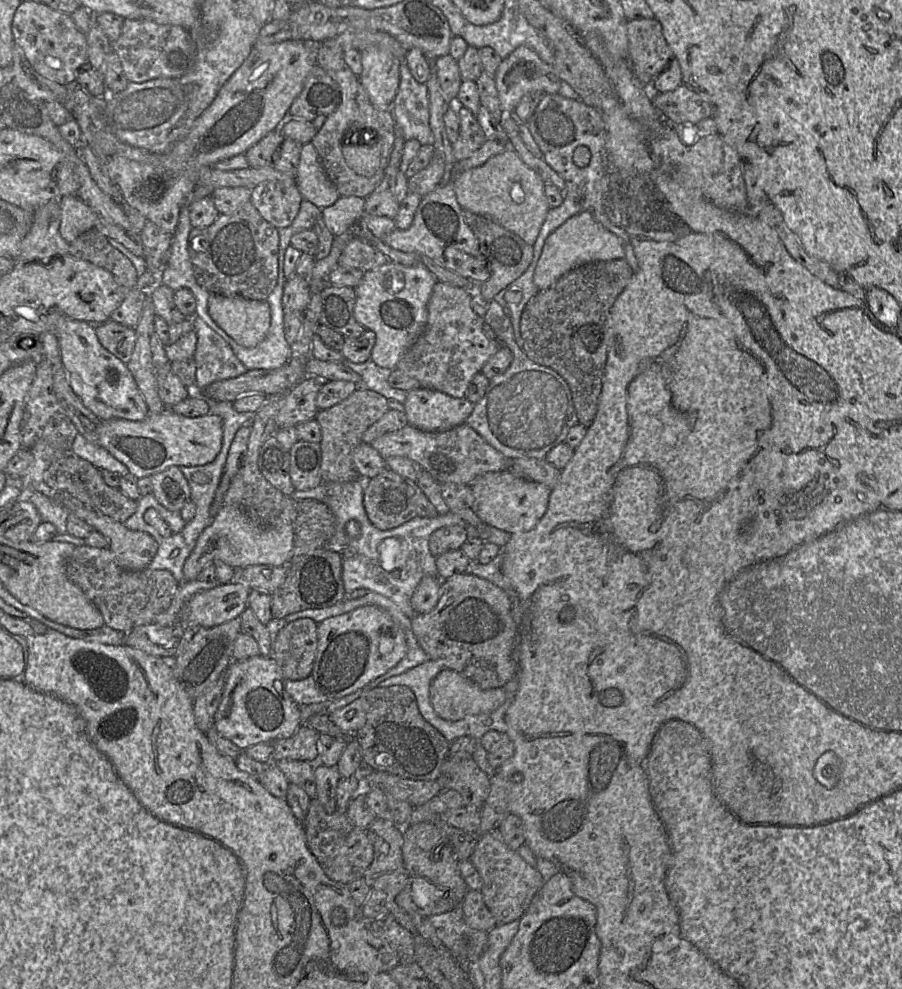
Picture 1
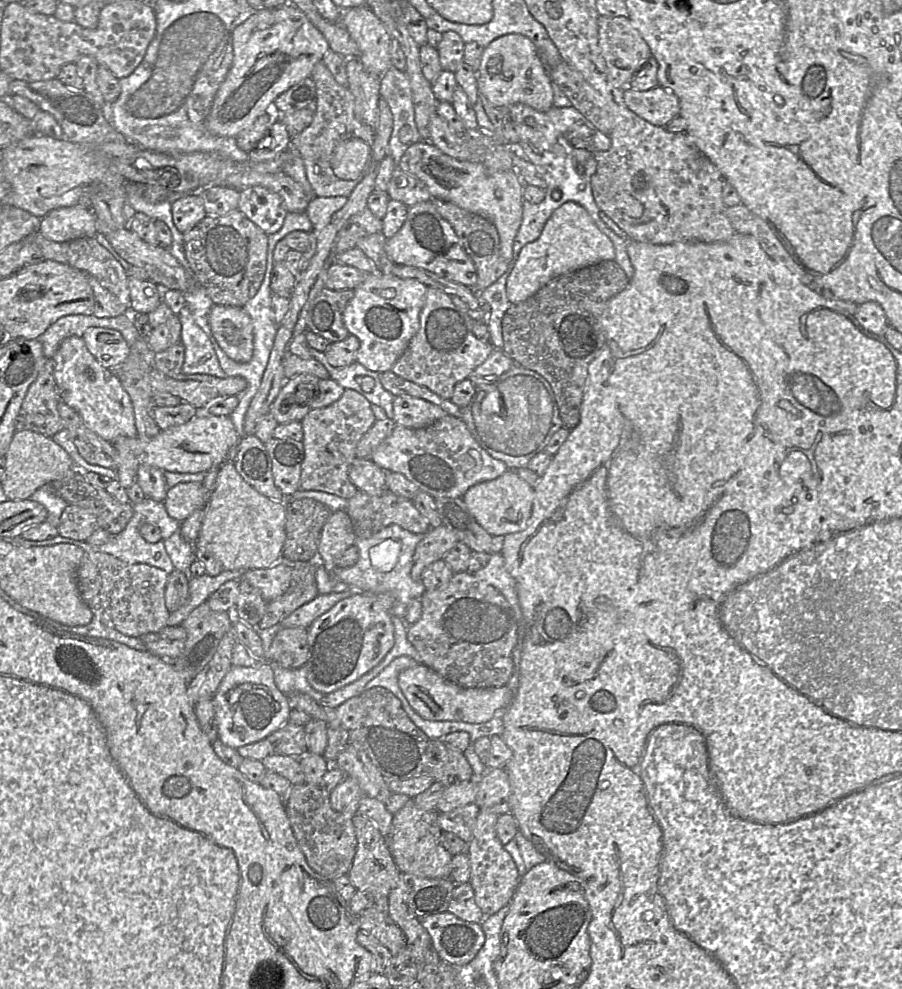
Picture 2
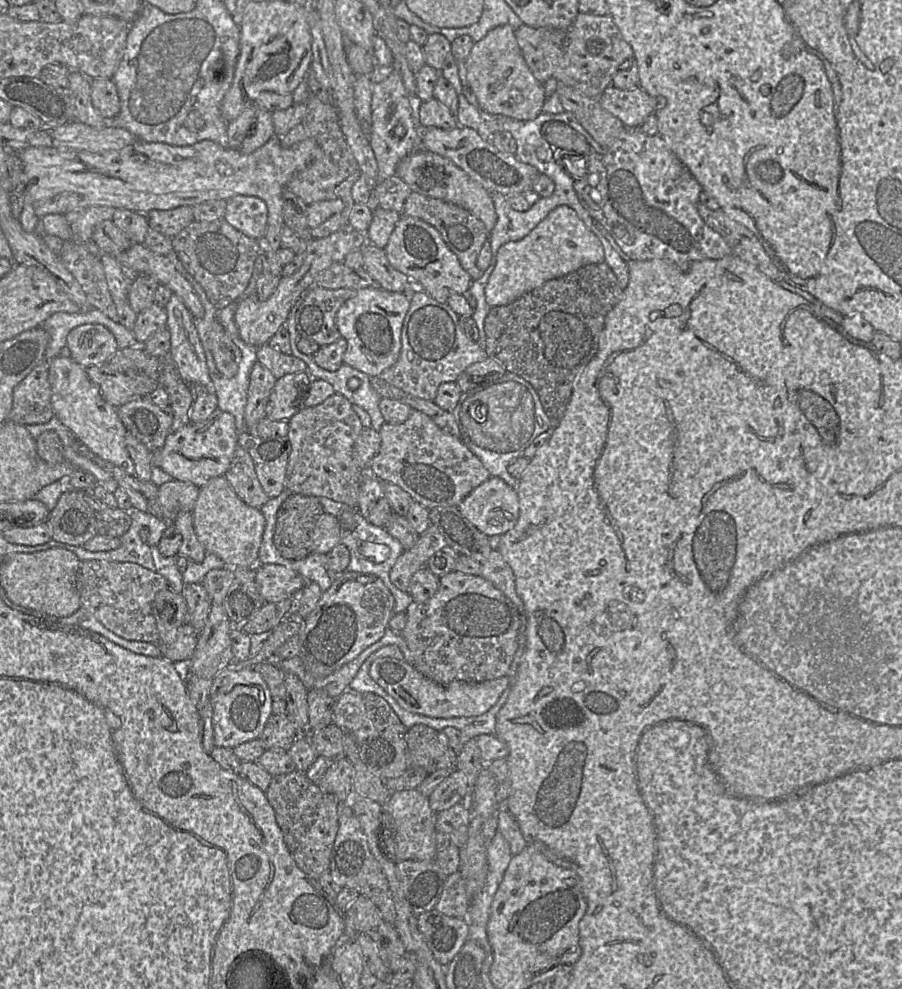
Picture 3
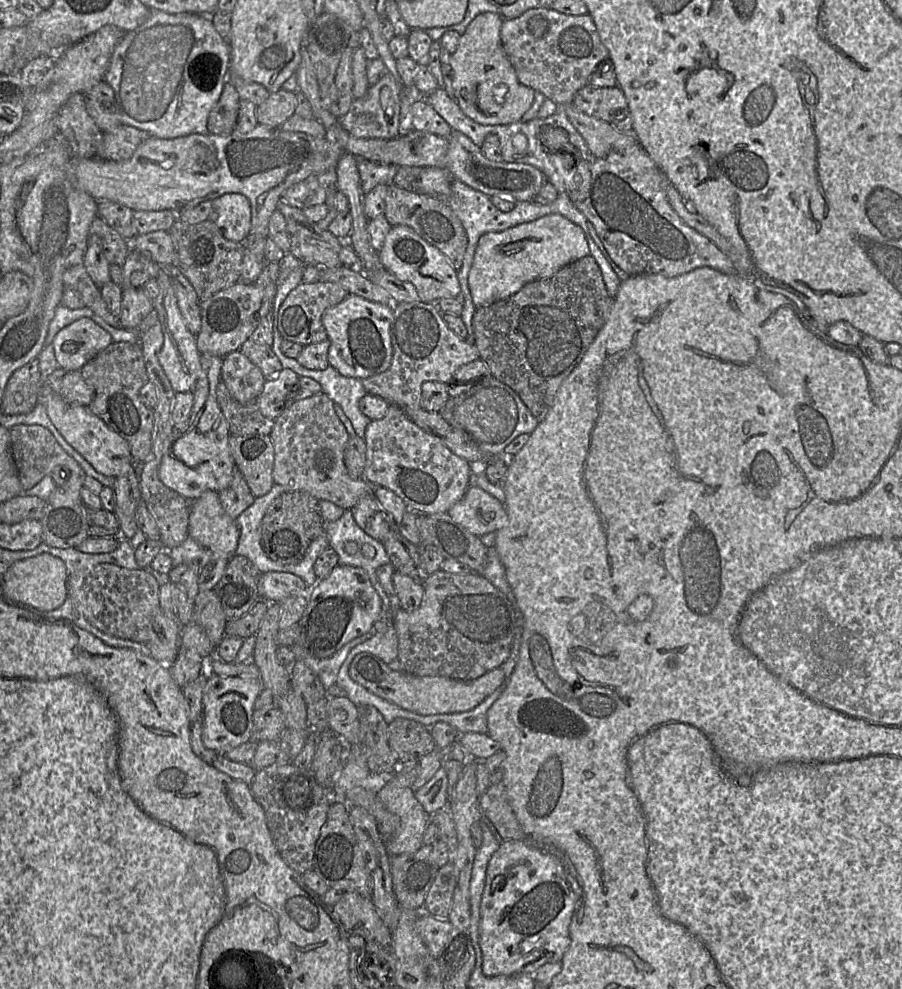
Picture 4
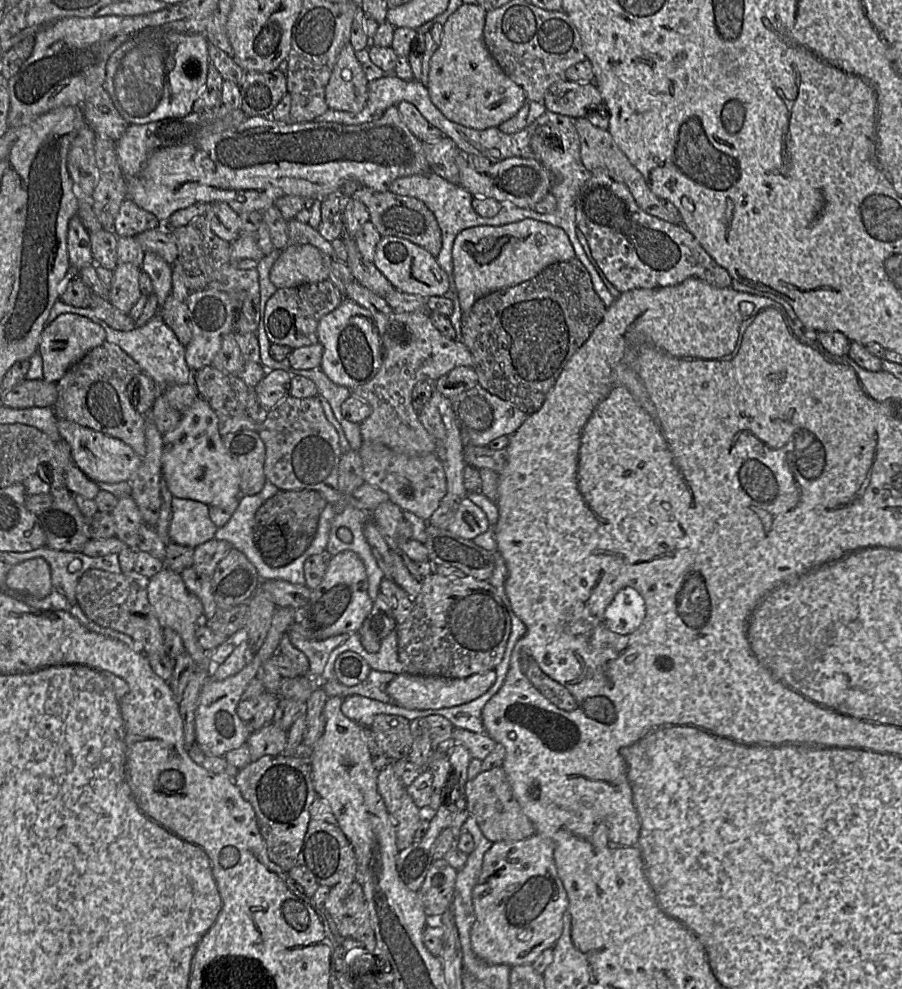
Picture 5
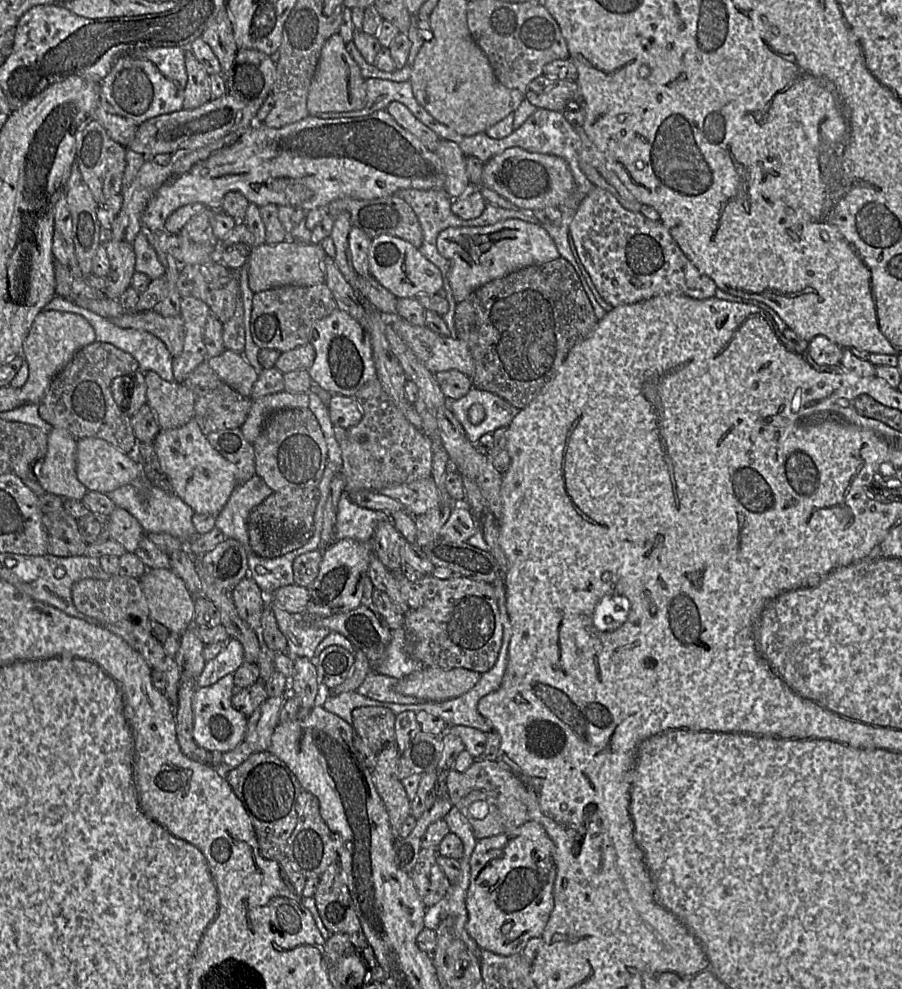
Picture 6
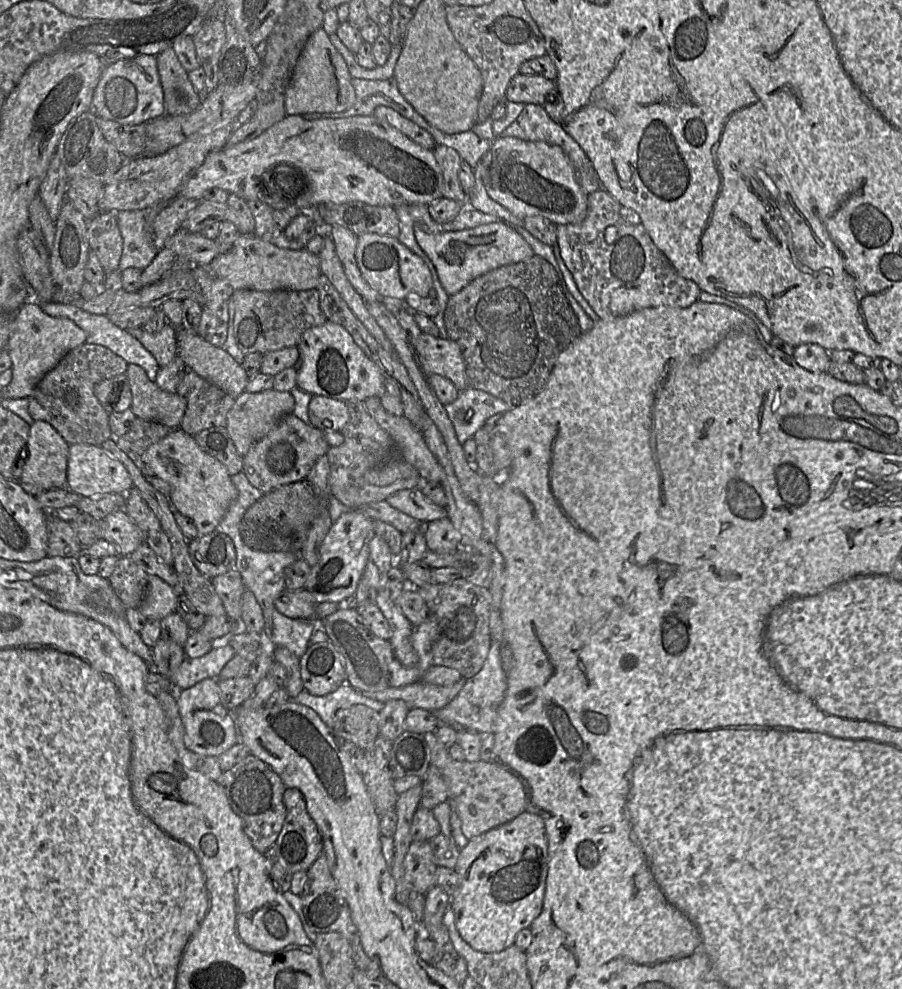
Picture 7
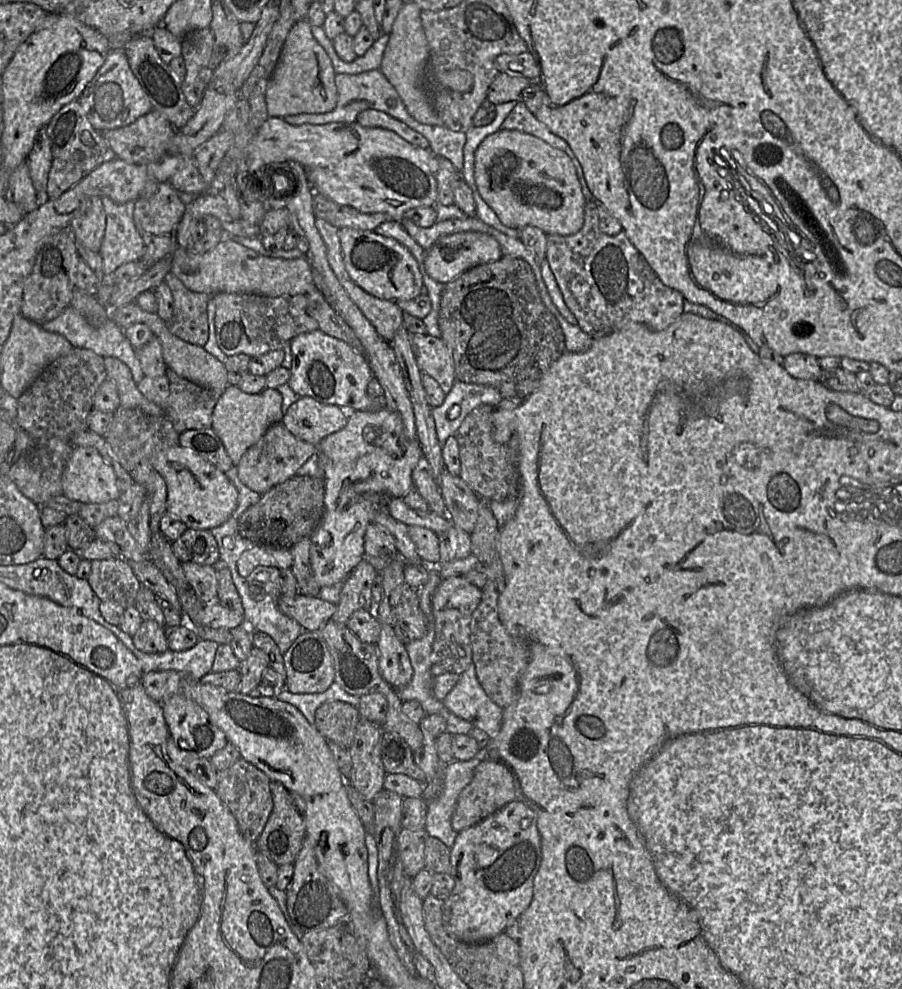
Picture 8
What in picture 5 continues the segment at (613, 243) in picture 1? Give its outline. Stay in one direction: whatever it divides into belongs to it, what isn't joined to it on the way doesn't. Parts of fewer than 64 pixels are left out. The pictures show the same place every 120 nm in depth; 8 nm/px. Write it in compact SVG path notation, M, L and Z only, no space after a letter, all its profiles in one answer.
M534 219L464 229L455 237L451 254L452 275L462 312L488 293L530 280L552 264L575 258L573 246L562 228Z

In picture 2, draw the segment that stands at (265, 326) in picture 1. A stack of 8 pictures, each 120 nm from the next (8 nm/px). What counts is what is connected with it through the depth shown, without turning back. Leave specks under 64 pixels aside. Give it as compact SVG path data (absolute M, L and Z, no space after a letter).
M213 305L209 313L212 335L232 360L248 362L253 354L253 326L242 307Z

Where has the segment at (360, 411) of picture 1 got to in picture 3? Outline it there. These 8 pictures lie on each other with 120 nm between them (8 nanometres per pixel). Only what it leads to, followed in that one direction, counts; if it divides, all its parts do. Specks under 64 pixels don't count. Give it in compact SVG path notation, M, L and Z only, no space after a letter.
M334 393L316 406L301 407L287 422L291 451L285 474L285 489L292 494L327 497L356 507L364 472L354 463L352 448L363 425L353 404L344 396Z

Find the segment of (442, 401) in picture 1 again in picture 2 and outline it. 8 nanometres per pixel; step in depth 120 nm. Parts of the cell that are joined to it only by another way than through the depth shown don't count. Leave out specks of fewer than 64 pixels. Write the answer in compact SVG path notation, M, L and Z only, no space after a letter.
M410 395L397 396L393 401L392 419L406 428L427 427L446 415L441 407Z

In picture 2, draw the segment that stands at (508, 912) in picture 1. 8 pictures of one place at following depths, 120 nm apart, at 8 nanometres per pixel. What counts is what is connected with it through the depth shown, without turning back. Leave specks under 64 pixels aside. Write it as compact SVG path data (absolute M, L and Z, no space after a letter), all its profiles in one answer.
M480 808L466 849L470 865L469 884L474 890L475 902L485 916L493 915L500 909L508 907L521 878L513 858L496 835L497 818L498 815L490 808Z

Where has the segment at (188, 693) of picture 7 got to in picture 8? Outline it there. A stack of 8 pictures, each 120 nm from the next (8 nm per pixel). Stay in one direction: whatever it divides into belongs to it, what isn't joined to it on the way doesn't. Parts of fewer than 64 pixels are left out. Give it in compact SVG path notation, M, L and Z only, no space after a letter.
M175 694L162 702L170 737L177 748L203 758L211 758L227 744L225 733L214 725L196 702Z

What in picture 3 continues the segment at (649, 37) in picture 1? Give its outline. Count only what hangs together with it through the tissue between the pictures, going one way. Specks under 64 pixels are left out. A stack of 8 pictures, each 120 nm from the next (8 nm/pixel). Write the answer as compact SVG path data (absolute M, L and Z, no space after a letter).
M579 13L573 24L565 30L534 28L523 24L514 32L527 66L538 82L542 84L554 78L558 83L574 88L589 98L599 98L608 87L612 86L613 77L619 67L634 56L632 47L623 39L610 15Z

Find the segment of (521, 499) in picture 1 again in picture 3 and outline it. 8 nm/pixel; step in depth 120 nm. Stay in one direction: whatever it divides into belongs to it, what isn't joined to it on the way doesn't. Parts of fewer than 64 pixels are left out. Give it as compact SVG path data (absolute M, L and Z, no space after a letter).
M491 476L457 505L460 513L487 536L503 535L519 517L516 489L502 478Z

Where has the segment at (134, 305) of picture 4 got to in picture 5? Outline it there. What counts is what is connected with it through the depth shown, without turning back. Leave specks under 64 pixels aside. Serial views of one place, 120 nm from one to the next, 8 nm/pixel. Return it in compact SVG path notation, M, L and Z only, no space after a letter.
M118 262L113 270L112 286L107 300L121 312L128 314L142 296L139 288L141 269L131 263Z

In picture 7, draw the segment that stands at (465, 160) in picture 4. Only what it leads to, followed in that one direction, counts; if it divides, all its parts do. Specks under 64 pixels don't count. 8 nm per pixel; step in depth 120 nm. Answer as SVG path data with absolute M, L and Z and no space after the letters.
M497 136L480 163L484 167L481 178L488 196L518 219L541 216L556 225L579 224L585 219L588 195L559 146Z

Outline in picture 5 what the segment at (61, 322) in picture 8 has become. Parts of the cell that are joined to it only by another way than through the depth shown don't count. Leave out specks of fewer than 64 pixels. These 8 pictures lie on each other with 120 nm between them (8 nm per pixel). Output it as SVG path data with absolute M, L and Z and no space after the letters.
M59 299L50 311L47 324L62 314L80 315L102 327L106 333L105 341L116 344L126 352L140 366L142 372L153 380L159 388L159 392L169 385L191 382L193 371L185 361L186 346L180 343L173 330L162 320L158 313L141 327L136 327L132 331L119 331L109 327L103 320L99 319L93 309L69 306Z

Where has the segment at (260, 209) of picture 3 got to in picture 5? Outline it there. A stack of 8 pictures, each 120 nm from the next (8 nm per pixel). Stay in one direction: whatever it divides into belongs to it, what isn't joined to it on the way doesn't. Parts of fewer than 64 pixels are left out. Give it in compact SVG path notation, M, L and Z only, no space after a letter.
M226 202L209 203L204 216L212 231L227 242L233 242L243 233L239 214Z

